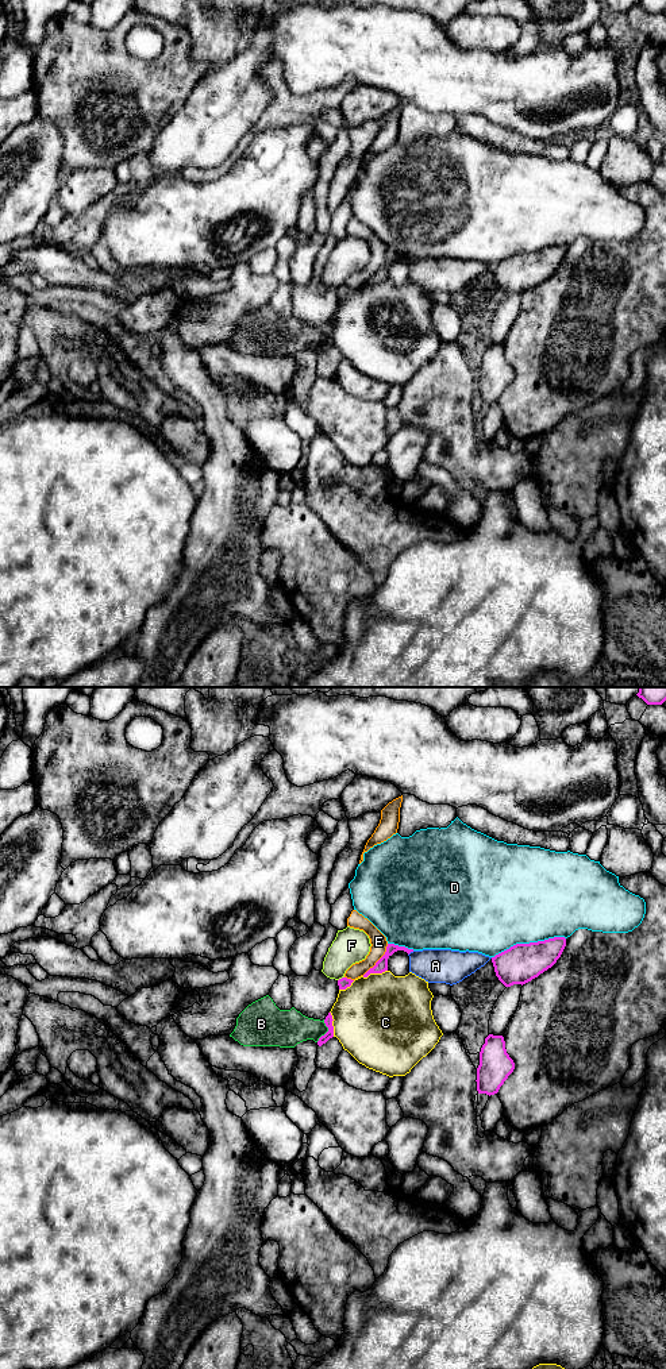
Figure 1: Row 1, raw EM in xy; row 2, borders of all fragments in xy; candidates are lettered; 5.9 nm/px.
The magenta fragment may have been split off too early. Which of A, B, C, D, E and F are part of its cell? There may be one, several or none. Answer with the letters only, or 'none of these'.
none of these

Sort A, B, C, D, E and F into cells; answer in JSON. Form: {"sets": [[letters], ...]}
{"sets": [["A"], ["B"], ["C"], ["D"], ["E"], ["F"]]}

